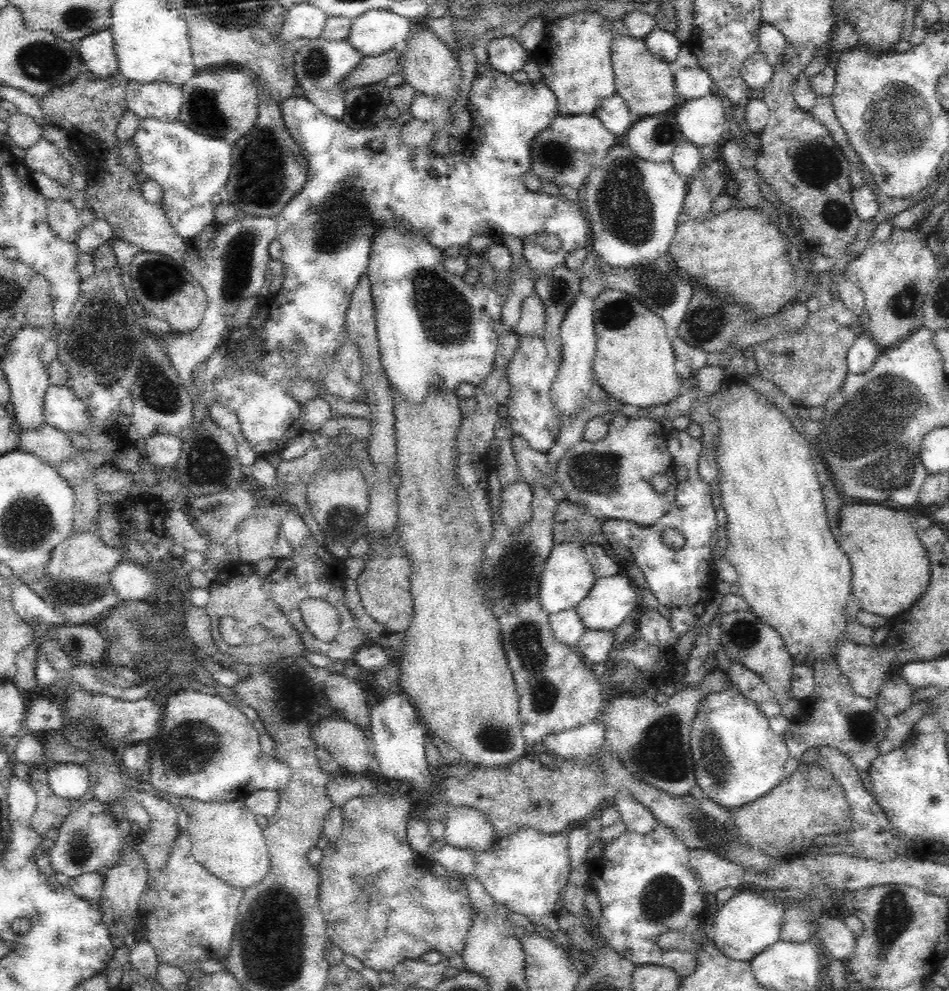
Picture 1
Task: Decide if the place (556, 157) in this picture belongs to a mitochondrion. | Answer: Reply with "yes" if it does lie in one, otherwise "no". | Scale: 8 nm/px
yes

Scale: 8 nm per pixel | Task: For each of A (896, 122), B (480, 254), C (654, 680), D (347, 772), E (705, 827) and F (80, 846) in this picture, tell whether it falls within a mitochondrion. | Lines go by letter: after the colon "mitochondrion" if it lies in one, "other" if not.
A: mitochondrion
B: other
C: other
D: other
E: mitochondrion
F: mitochondrion

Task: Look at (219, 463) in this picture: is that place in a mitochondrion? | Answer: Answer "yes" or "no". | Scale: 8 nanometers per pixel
yes

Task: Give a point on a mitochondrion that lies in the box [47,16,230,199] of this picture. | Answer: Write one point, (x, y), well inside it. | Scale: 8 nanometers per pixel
(200, 111)

